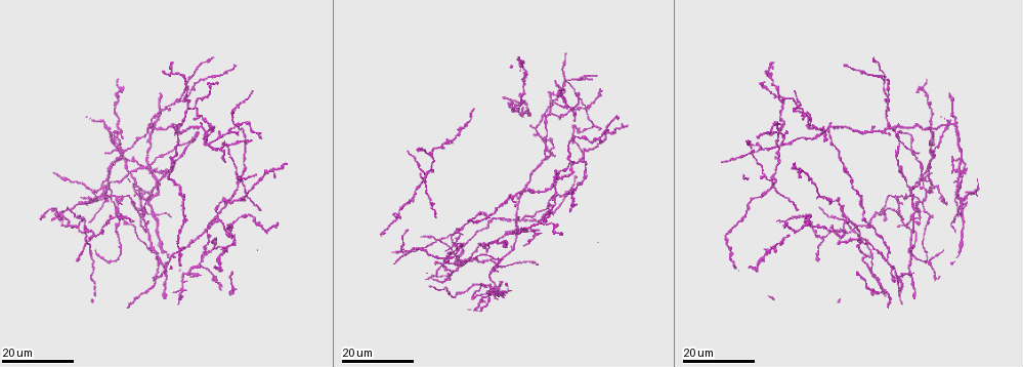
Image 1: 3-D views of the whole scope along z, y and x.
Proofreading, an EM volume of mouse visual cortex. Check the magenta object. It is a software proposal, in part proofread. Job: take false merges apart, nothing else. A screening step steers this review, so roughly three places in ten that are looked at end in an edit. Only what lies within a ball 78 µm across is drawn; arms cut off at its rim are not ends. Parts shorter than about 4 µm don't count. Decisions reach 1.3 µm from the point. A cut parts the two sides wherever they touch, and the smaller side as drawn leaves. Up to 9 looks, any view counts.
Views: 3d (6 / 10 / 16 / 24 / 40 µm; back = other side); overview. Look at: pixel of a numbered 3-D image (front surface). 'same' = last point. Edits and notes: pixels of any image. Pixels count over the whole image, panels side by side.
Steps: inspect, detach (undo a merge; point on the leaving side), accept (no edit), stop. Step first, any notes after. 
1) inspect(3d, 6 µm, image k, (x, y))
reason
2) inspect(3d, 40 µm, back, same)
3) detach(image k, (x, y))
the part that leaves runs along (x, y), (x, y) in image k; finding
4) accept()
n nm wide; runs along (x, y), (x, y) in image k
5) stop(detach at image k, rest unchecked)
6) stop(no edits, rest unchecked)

inspect(3d, 16 µm, image 1, (863, 130))
three arms meet

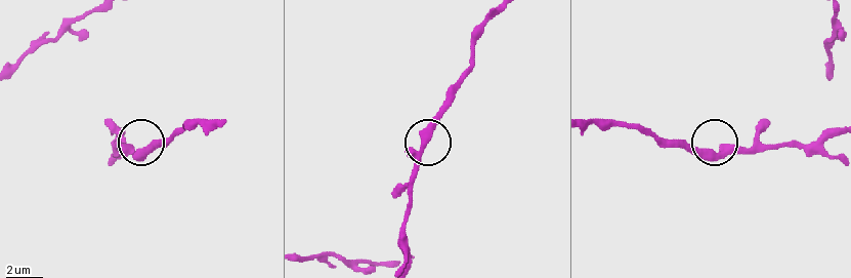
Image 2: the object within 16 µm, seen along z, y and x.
inspect(3d, 6 µm, image 2, (424, 147))

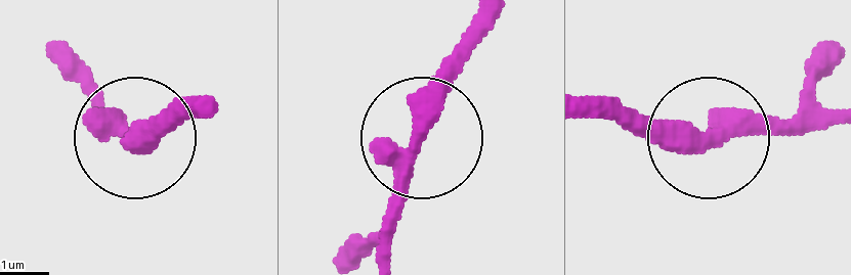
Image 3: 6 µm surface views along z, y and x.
accept()
3 arms; runs along (414, 141), (430, 80), (479, 19) in image 3; all the same neuron

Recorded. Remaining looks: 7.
inspect(3d, 24 µm, image 1, (913, 149))
four arms meet

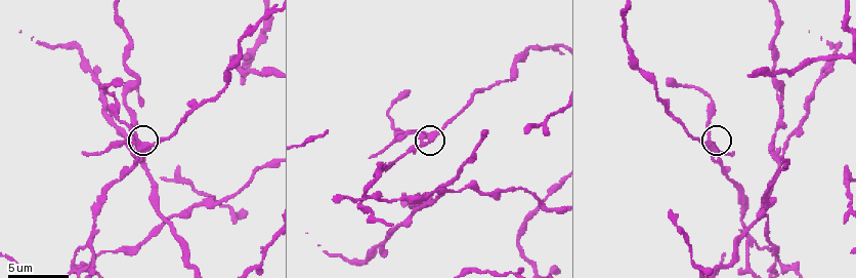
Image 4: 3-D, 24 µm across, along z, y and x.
inspect(3d, 10 µm, image 4, (710, 146))
zoom in

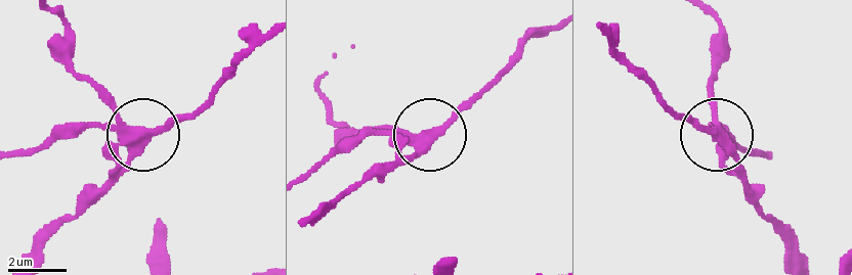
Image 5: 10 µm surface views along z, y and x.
accept()
300 nm wide; runs along (315, 209), (333, 207), (423, 138), (356, 129) in image 5; one neuron here

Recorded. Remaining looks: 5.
inspect(3d, 10 µm, image 4, (367, 195))
looks like a crossing

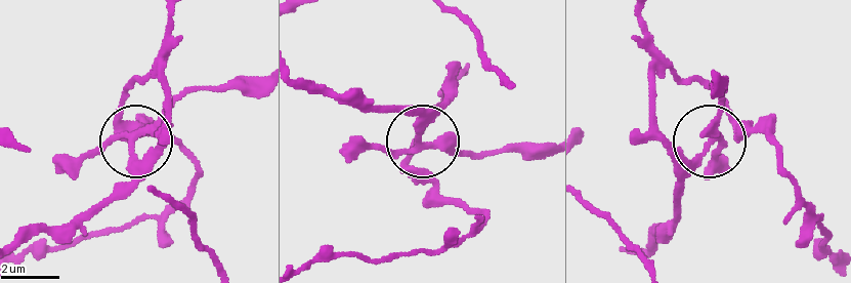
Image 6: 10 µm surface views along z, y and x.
inspect(3d, 10 µm, back, image 6, (709, 142))

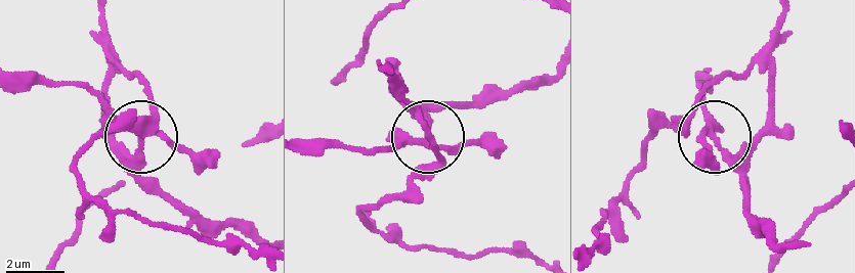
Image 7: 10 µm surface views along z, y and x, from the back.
accept()
4 arms; all the same neuron

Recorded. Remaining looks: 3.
inspect(3d, 24 µm, image 1, (153, 212))
four arms meet

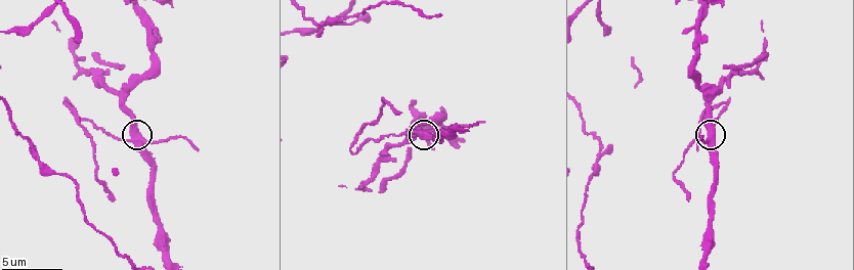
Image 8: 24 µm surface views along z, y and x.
inspect(3d, 10 µm, image 8, (135, 139))

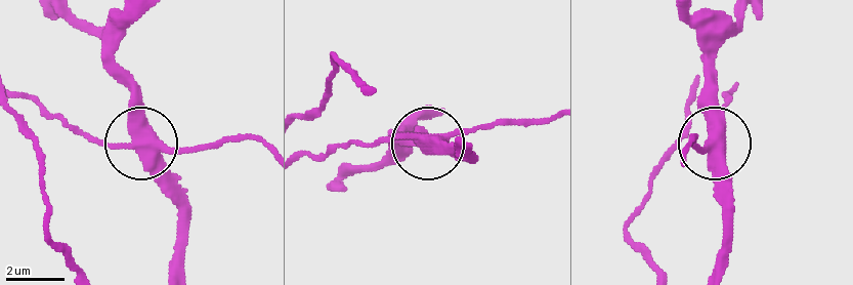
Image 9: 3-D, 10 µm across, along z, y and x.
inspect(3d, 10 µm, back, image 9, (135, 142))
from behind

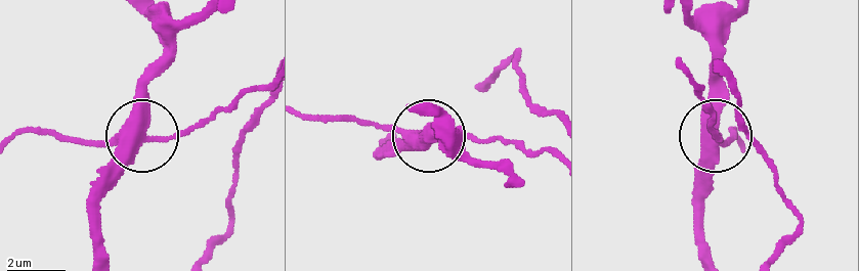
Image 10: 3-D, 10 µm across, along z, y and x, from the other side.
detach(image 10, (174, 134))
430 nm wide; the part that leaves runs along (134, 139), (183, 134), (264, 86) in image 10; a second neuron is stuck on

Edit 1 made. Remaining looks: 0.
stop(detach at image 10, rest unchecked)

